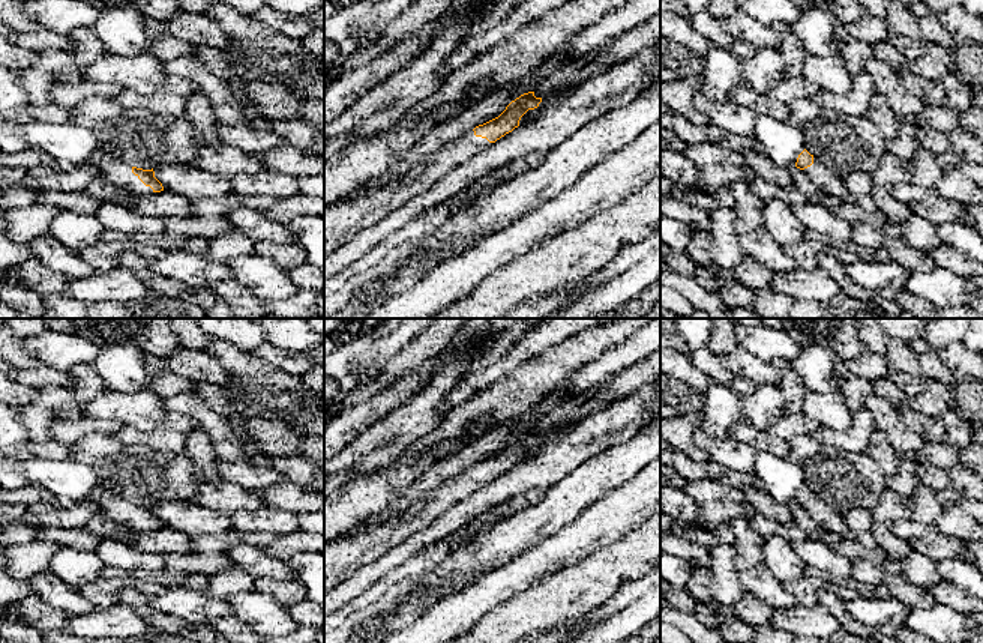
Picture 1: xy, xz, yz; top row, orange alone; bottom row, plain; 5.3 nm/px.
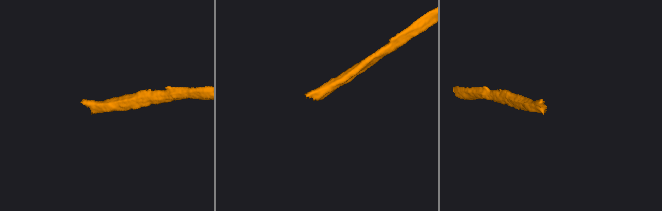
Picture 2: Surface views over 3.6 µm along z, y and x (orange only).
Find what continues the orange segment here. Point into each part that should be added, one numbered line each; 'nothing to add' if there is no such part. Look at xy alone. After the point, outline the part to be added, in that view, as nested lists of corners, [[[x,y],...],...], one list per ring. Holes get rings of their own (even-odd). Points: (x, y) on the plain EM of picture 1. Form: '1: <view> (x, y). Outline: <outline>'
1: xy (110, 504). Outline: [[[104,485],[96,487],[86,500],[95,503],[110,520],[128,527],[131,533],[153,530],[153,526],[132,509],[131,502]]]

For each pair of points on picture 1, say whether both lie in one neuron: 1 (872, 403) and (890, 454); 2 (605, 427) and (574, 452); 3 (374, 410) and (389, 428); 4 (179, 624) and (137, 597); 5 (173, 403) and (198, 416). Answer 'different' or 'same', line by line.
1: different
2: same
3: different
4: same
5: same

